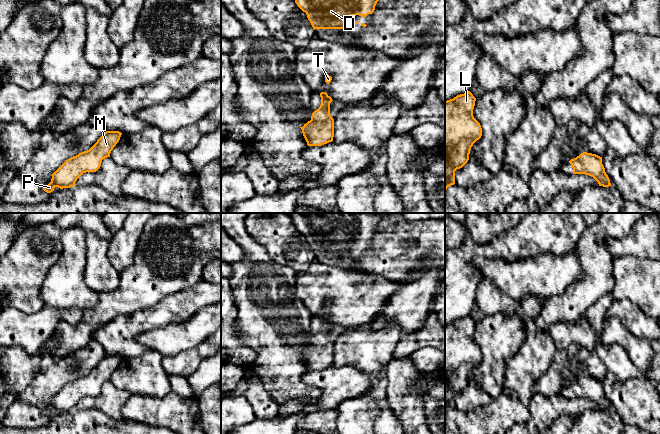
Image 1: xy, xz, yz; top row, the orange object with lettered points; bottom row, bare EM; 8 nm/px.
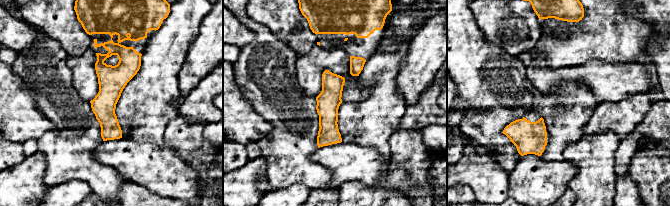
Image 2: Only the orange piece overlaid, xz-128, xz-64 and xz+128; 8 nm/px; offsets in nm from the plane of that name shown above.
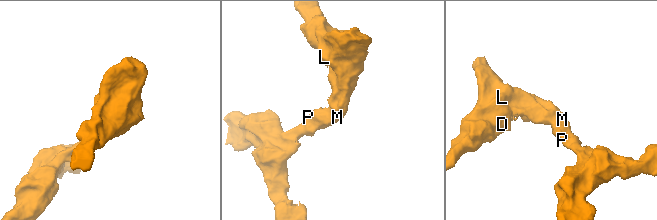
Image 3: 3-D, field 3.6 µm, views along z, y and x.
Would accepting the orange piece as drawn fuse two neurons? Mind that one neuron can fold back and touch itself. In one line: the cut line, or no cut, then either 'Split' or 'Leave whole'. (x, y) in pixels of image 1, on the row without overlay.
No split. Leave whole

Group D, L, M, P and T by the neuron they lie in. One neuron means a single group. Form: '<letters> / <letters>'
D L M P T

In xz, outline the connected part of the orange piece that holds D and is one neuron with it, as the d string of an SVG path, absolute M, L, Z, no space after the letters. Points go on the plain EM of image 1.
M287 213L297 230L306 237L313 253L347 253L359 246L349 245L350 240L366 241L372 238L380 223L376 213Z

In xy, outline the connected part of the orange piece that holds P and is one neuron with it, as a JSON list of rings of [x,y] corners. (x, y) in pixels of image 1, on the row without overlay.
[[[106,355],[89,374],[67,383],[52,398],[51,406],[47,410],[43,410],[43,414],[51,417],[55,411],[60,413],[74,411],[75,406],[83,397],[96,396],[100,392],[102,384],[110,381],[110,377],[119,366],[121,359],[122,357],[119,355]]]

